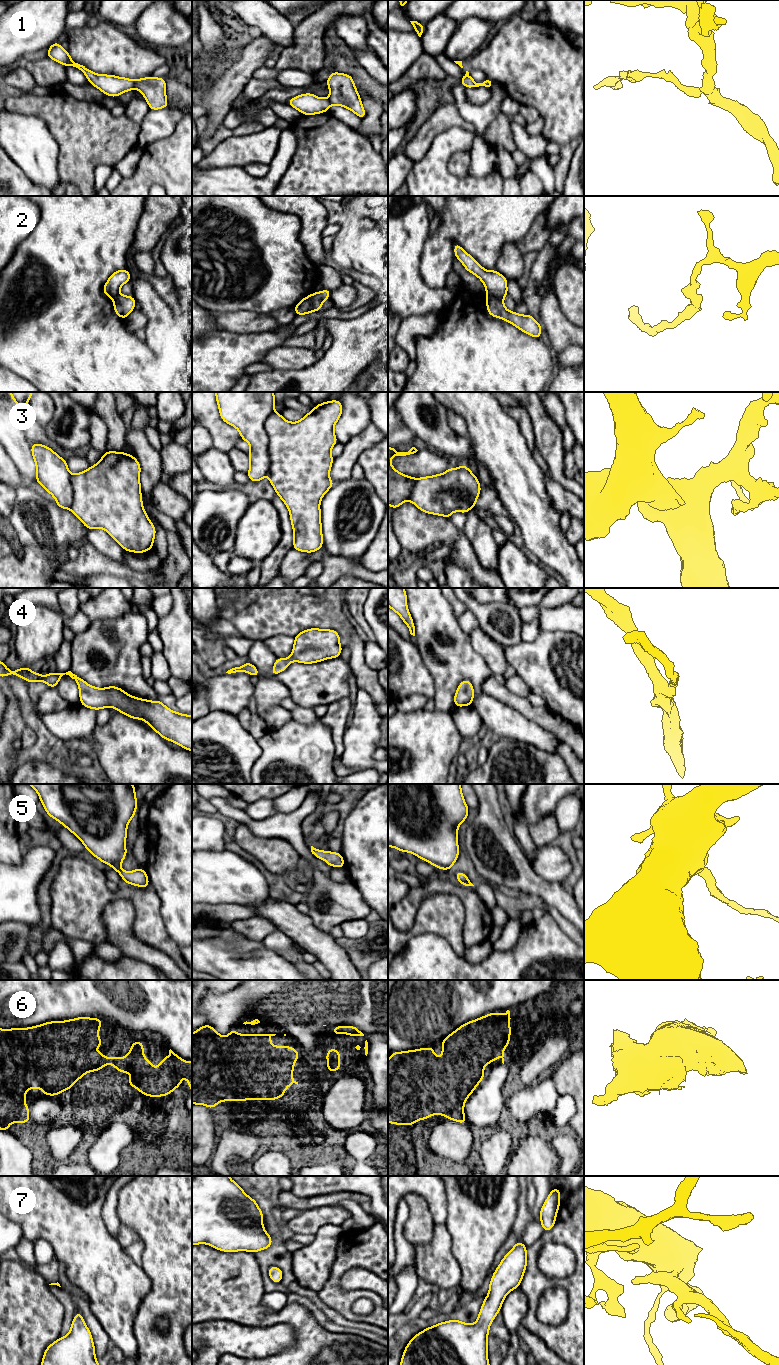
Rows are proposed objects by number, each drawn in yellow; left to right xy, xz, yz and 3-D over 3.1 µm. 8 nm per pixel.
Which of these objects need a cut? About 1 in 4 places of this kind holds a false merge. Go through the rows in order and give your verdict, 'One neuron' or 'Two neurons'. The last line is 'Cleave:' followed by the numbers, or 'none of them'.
1: Two neurons
2: Two neurons
3: Two neurons
4: One neuron
5: One neuron
6: One neuron
7: One neuron
Cleave: 1, 2, 3

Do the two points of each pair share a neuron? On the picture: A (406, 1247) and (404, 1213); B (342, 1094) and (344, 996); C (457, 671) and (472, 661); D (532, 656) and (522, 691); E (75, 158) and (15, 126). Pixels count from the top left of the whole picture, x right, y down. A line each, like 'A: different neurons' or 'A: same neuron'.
A: same neuron
B: different neurons
C: same neuron
D: different neurons
E: different neurons

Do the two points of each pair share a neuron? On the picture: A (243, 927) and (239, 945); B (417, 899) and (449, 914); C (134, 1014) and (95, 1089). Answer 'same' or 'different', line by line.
A: different
B: different
C: different

